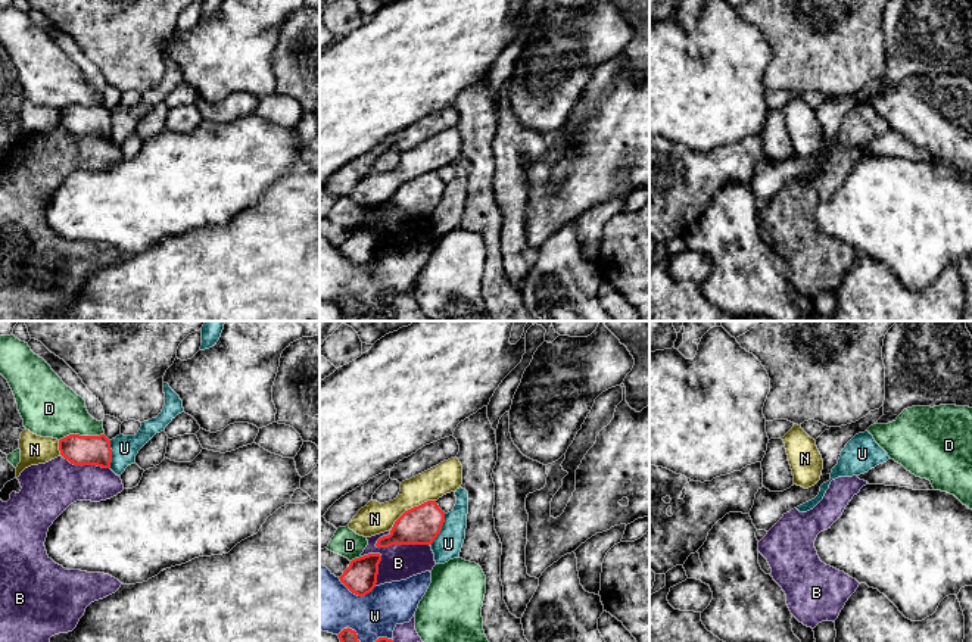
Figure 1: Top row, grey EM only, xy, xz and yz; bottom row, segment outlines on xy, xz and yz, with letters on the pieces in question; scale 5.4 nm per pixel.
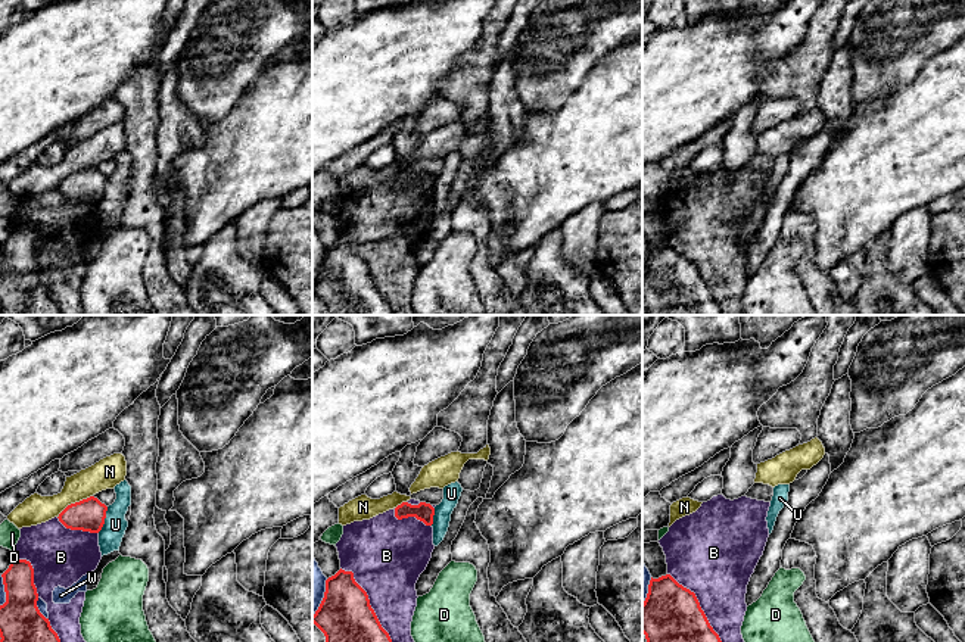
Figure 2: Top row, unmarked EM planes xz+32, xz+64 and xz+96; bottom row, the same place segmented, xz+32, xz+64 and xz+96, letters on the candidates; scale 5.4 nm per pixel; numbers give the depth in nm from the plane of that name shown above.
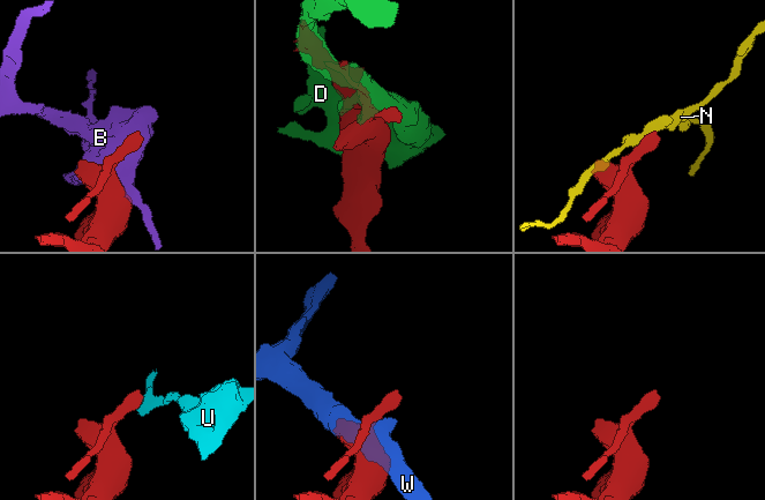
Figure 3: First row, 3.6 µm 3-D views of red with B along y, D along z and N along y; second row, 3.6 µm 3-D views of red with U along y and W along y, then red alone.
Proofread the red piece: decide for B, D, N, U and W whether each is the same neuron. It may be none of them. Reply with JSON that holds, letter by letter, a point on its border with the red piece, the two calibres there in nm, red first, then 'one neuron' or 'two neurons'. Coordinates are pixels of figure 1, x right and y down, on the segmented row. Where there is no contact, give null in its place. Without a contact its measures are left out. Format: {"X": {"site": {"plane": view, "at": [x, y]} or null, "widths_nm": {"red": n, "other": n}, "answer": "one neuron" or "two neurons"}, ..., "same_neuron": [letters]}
{"B": {"site": {"plane": "xz", "at": [402, 544]}, "widths_nm": {"red": 200, "other": 190}, "answer": "two neurons"}, "D": {"site": {"plane": "xy", "at": [81, 436]}, "widths_nm": {"red": 160, "other": 320}, "answer": "two neurons"}, "N": {"site": {"plane": "xz", "at": [411, 508]}, "widths_nm": {"red": 200, "other": 170}, "answer": "two neurons"}, "U": {"site": {"plane": "xz", "at": [441, 529]}, "widths_nm": {"red": 200, "other": 150}, "answer": "two neurons"}, "W": {"site": {"plane": "xz", "at": [357, 594]}, "widths_nm": {"red": 180, "other": 320}, "answer": "two neurons"}, "same_neuron": []}

